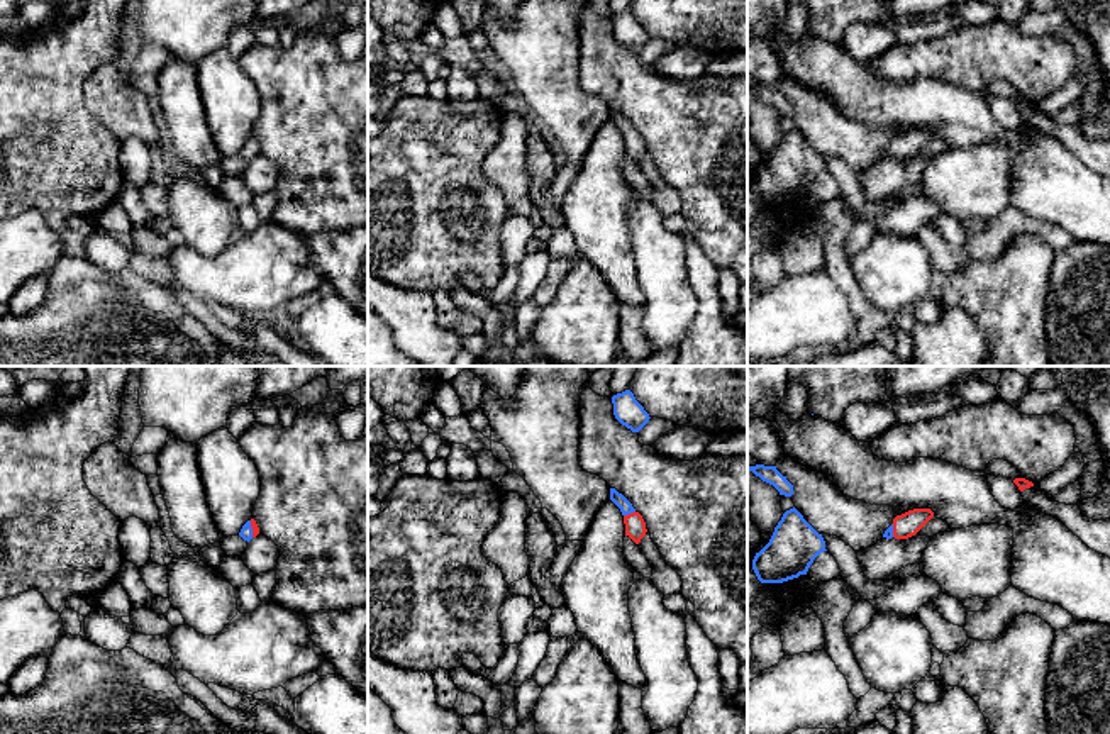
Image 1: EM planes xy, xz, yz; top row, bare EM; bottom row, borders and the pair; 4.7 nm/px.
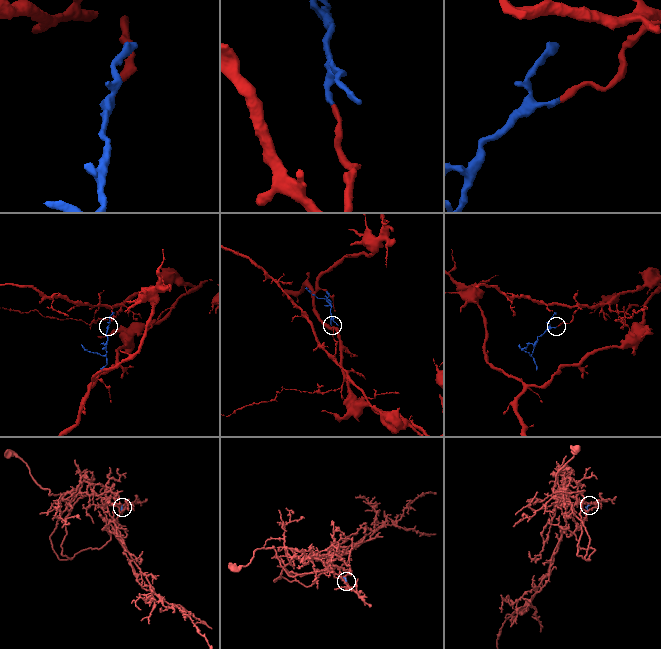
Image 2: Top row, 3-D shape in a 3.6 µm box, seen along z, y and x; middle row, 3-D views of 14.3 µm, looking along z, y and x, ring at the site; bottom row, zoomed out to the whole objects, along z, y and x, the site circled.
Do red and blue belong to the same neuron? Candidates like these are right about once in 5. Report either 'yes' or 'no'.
yes

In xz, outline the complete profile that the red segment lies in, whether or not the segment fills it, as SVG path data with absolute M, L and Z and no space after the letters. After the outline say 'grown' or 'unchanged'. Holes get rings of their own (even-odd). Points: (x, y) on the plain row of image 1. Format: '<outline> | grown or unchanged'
M610 108L610 120L620 129L624 136L625 156L629 156L635 164L639 164L647 153L642 136L615 108Z | grown

